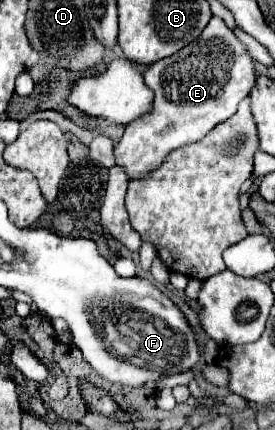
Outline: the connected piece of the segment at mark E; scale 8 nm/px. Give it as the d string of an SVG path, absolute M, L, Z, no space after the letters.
M211 17L203 33L163 61L149 65L143 73L145 85L155 93L151 109L131 121L115 147L117 165L125 167L131 179L159 167L165 155L181 145L203 139L217 123L235 113L235 107L255 81L253 59L245 47L233 37L231 29L219 17Z

